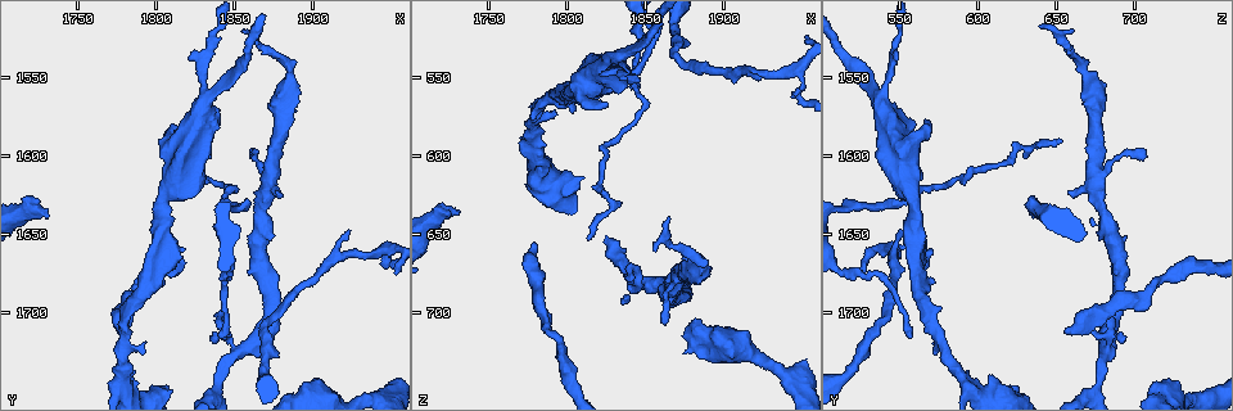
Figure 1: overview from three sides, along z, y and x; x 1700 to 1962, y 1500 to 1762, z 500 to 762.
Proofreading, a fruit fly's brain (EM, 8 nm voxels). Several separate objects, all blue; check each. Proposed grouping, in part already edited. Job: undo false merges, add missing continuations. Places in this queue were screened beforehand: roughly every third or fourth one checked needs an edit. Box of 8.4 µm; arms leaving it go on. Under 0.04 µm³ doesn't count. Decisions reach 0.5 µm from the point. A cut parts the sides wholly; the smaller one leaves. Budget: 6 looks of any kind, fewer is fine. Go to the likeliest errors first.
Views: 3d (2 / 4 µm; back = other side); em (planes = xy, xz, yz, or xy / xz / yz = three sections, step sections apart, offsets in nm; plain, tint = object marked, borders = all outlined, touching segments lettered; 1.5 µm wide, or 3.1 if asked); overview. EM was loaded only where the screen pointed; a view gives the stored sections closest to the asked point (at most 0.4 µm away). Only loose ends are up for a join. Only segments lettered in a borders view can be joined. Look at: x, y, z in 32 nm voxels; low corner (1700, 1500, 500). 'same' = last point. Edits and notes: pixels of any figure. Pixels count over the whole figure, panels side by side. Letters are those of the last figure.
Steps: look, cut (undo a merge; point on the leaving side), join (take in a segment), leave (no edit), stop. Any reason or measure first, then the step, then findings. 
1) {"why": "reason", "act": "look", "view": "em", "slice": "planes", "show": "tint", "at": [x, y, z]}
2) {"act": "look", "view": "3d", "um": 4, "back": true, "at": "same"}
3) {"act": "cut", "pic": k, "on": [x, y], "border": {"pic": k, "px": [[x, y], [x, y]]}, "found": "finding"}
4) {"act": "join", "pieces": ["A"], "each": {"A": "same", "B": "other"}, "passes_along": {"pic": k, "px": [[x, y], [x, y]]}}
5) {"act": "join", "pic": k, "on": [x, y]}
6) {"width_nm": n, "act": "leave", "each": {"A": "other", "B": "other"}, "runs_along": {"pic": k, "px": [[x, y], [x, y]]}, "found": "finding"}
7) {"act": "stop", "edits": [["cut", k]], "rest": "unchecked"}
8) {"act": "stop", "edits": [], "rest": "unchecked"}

{"why": "calibre changes", "act": "look", "view": "3d", "um": 2, "at": [1832, 1564, 538]}

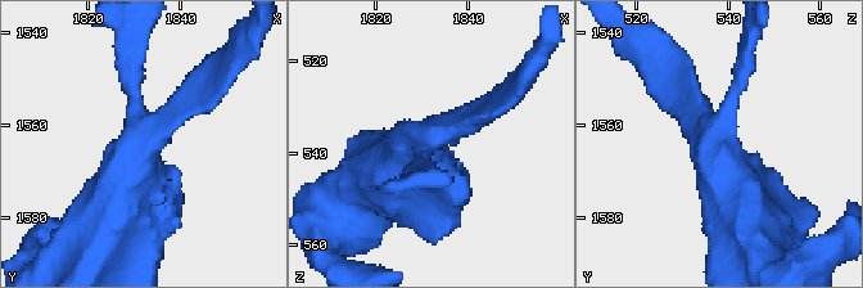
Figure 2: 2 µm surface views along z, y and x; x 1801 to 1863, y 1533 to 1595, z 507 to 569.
{"why": "shape alone is not enough", "act": "look", "view": "em", "slice": "yz", "step": 8, "show": "tint", "at": [1831, 1566, 537]}

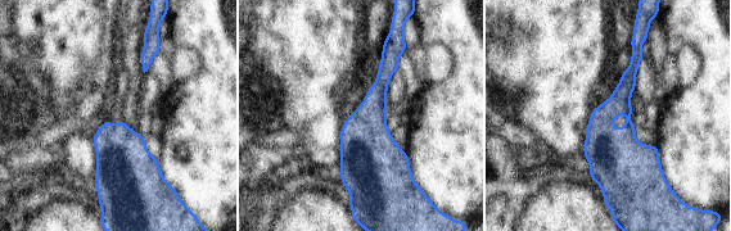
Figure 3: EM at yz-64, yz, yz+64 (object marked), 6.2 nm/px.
{"why": "another direction", "act": "look", "view": "em", "slice": "planes", "show": "borders", "at": "same"}

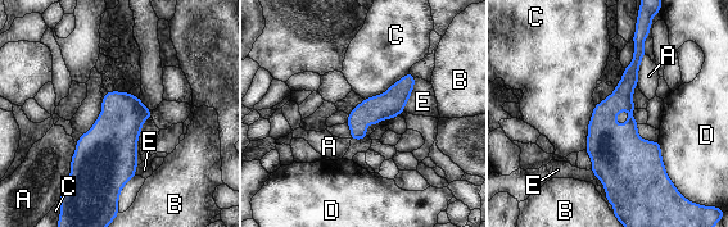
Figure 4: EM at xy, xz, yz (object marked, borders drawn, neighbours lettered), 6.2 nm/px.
{"act": "leave", "each": {"A": "other", "B": "other", "C": "other", "D": "other", "E": "other"}, "found": "one neuron here"}

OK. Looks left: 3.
{"why": "end of a long branch", "act": "look", "view": "em", "slice": "planes", "show": "tint", "at": [1814, 1588, 654]}

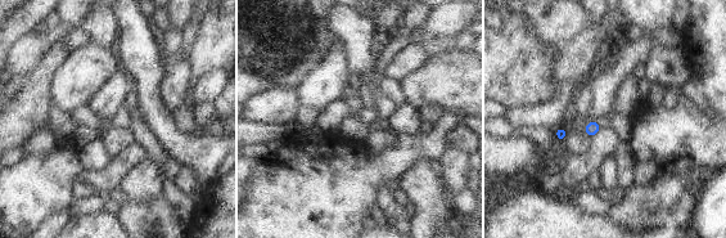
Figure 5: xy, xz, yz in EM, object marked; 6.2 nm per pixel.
{"why": "see the neighbours", "act": "look", "view": "em", "slice": "planes", "show": "borders", "at": "same"}

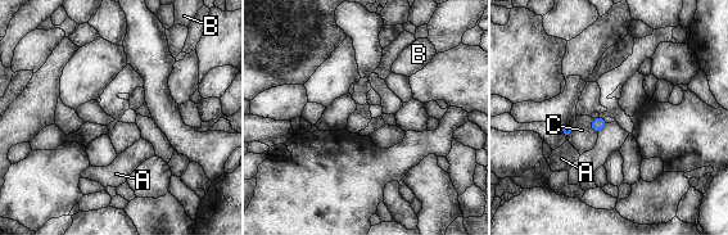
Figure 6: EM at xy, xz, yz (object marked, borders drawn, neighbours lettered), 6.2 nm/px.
{"act": "leave", "each": {"A": "other", "B": "other", "C": "other"}, "found": "none of them fits"}

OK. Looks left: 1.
{"act": "stop", "edits": [], "rest": "unchecked"}

